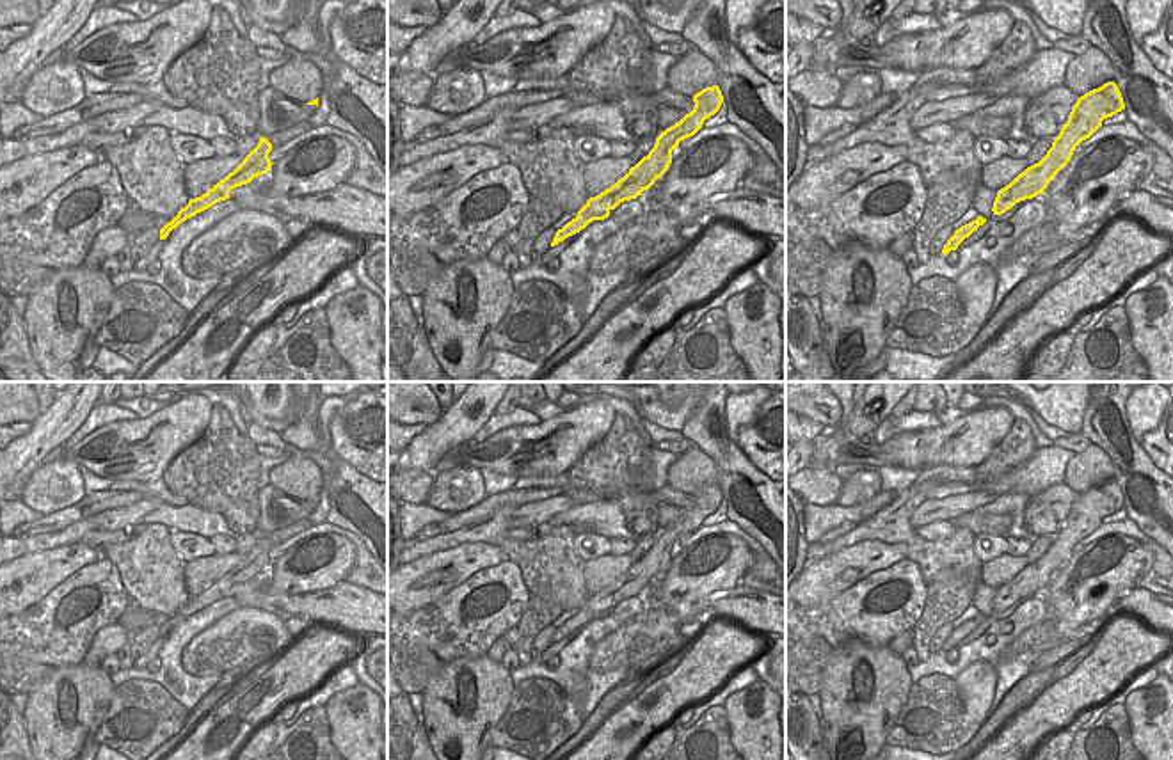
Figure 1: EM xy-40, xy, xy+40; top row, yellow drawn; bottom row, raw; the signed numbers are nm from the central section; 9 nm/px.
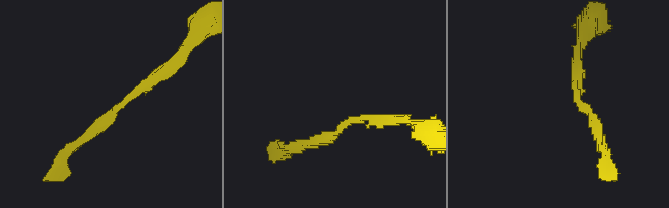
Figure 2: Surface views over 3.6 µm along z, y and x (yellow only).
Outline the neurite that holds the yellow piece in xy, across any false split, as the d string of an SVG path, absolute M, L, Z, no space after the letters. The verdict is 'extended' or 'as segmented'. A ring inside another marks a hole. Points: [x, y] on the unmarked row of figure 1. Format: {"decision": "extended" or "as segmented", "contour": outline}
{"decision": "extended", "contour": "M713 483L697 490L693 499L693 508L679 520L661 529L647 554L631 565L615 582L590 595L578 613L556 629L549 648L535 661L546 664L553 655L558 655L590 620L608 616L610 609L620 600L636 597L643 588L649 588L654 579L668 568L672 549L677 547L681 538L693 534L702 526L704 519L720 508L723 494L720 485Z"}

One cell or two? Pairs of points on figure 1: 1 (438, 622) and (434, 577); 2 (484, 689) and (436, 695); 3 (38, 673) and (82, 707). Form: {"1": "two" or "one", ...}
{"1": "two", "2": "one", "3": "two"}

